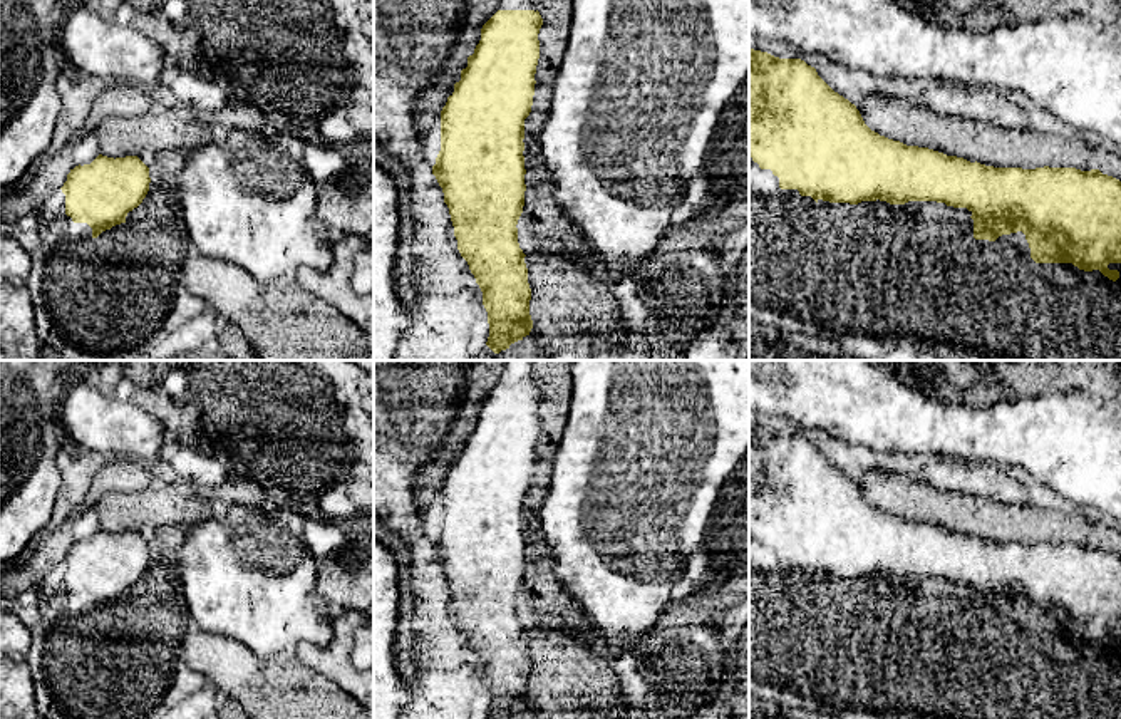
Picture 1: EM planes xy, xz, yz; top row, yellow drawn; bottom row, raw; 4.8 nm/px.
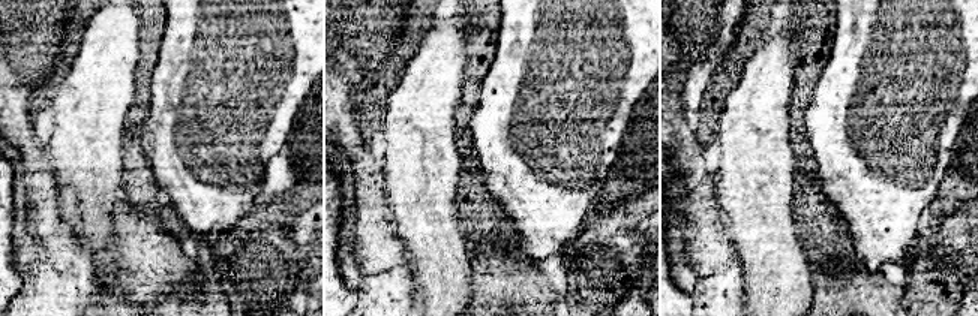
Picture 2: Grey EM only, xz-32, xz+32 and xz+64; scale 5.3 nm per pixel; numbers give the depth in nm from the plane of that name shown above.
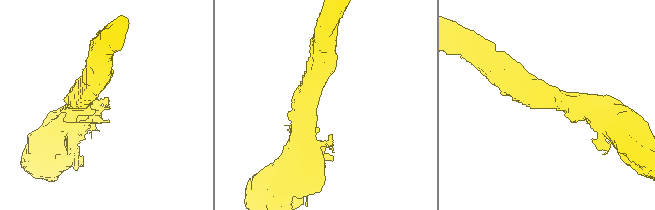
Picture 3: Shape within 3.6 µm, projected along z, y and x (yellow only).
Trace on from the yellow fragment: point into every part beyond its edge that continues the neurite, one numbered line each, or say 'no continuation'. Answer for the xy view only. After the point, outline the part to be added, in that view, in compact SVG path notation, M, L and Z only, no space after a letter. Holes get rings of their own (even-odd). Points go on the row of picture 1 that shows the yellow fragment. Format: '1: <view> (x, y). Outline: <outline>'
no continuation

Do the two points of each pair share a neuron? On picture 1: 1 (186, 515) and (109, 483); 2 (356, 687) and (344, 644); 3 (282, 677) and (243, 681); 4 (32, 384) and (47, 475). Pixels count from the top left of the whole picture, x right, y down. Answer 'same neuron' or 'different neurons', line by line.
1: different neurons
2: same neuron
3: same neuron
4: same neuron

